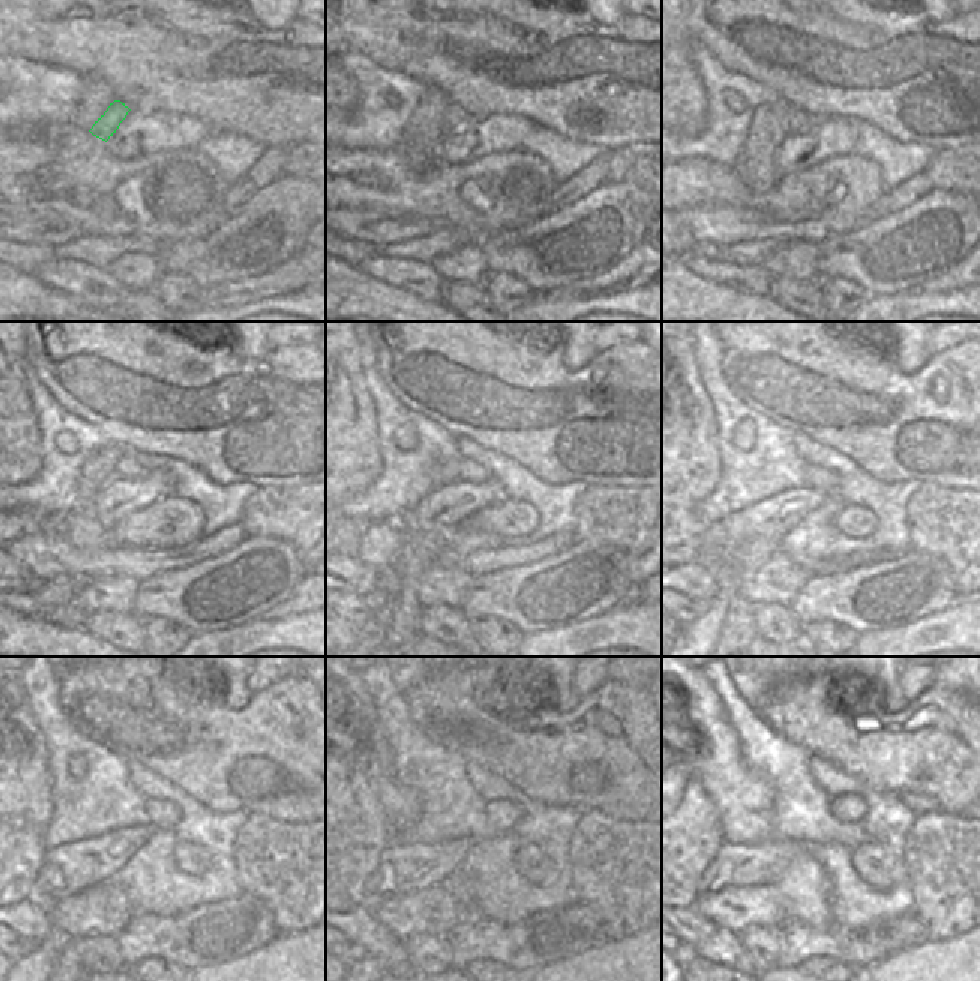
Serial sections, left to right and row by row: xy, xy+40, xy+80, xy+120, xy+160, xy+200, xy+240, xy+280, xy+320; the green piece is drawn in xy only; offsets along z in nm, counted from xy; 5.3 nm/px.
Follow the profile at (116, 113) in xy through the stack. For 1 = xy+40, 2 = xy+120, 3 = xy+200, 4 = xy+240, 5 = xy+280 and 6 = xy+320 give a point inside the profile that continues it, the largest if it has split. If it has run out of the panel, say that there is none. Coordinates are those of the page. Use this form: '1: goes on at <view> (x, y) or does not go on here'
1: goes on at xy+40 (453, 119)
2: goes on at xy+120 (126, 467)
3: goes on at xy+200 (817, 477)
4: goes on at xy+240 (162, 815)
5: goes on at xy+280 (502, 813)
6: goes on at xy+320 (848, 809)

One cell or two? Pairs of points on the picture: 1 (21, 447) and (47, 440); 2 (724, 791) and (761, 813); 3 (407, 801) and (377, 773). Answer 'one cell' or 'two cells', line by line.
1: two cells
2: one cell
3: one cell

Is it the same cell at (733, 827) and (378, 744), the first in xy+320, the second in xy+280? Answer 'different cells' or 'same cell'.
same cell

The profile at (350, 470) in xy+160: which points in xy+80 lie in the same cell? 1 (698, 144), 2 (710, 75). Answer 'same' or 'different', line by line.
1: different
2: different

